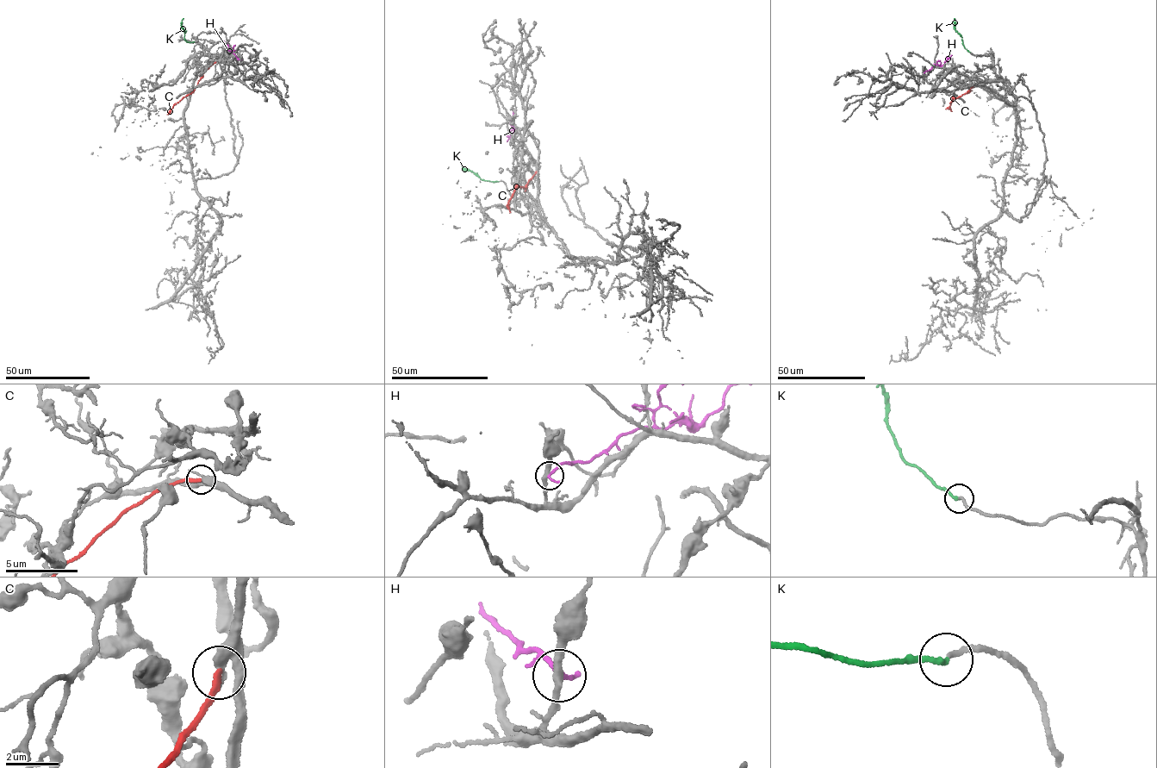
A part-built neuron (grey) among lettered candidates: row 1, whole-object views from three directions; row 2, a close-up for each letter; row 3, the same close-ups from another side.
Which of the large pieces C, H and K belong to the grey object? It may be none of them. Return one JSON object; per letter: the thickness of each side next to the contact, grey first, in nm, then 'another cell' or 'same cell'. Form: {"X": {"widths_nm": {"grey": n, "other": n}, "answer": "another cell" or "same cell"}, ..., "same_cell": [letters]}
{"C": {"widths_nm": {"grey": 280, "other": 240}, "answer": "another cell"}, "H": {"widths_nm": {"grey": 280, "other": 200}, "answer": "another cell"}, "K": {"widths_nm": {"grey": 170, "other": 200}, "answer": "same cell"}, "same_cell": ["K"]}

